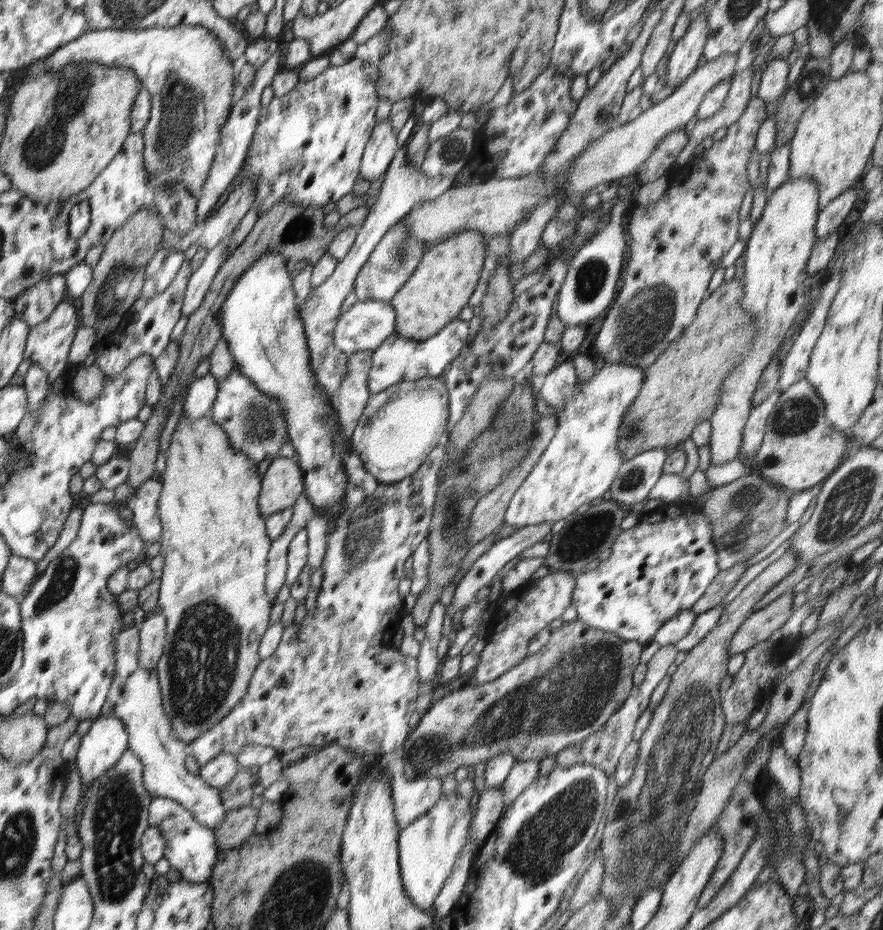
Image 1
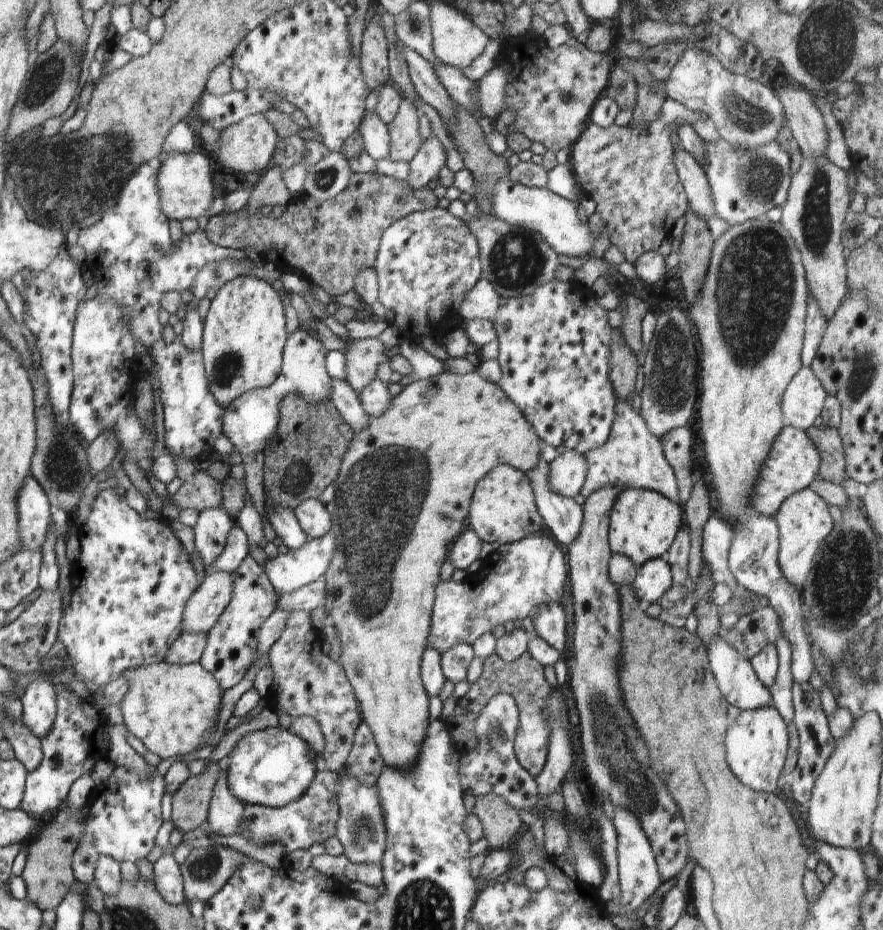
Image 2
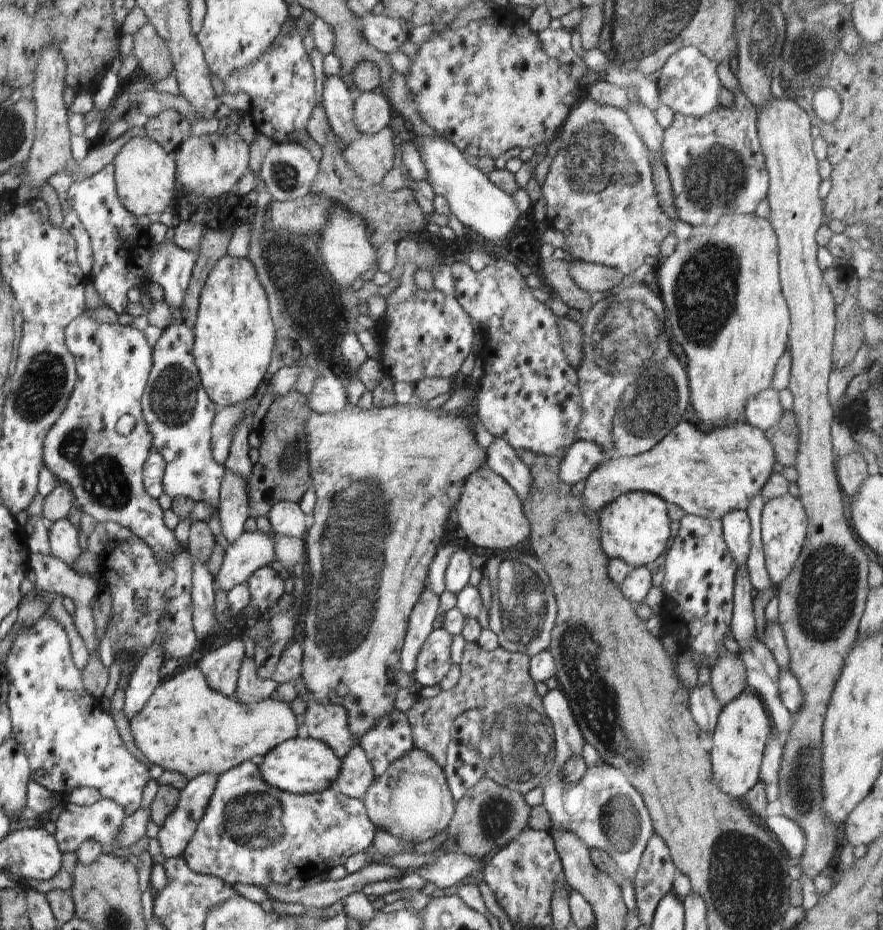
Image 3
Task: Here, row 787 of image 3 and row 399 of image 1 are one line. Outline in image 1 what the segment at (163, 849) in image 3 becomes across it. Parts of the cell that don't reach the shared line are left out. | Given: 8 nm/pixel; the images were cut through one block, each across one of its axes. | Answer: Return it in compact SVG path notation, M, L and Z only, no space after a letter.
M207 373L201 378L197 378L189 387L188 394L182 404L182 417L188 419L198 419L206 413L210 413L214 400L219 390L220 380Z

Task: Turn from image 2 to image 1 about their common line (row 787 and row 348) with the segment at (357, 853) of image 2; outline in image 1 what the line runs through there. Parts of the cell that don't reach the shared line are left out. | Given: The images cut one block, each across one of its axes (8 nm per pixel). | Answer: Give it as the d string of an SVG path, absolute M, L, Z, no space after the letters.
M357 301L336 323L333 342L347 355L376 349L395 332L395 310L389 301Z

